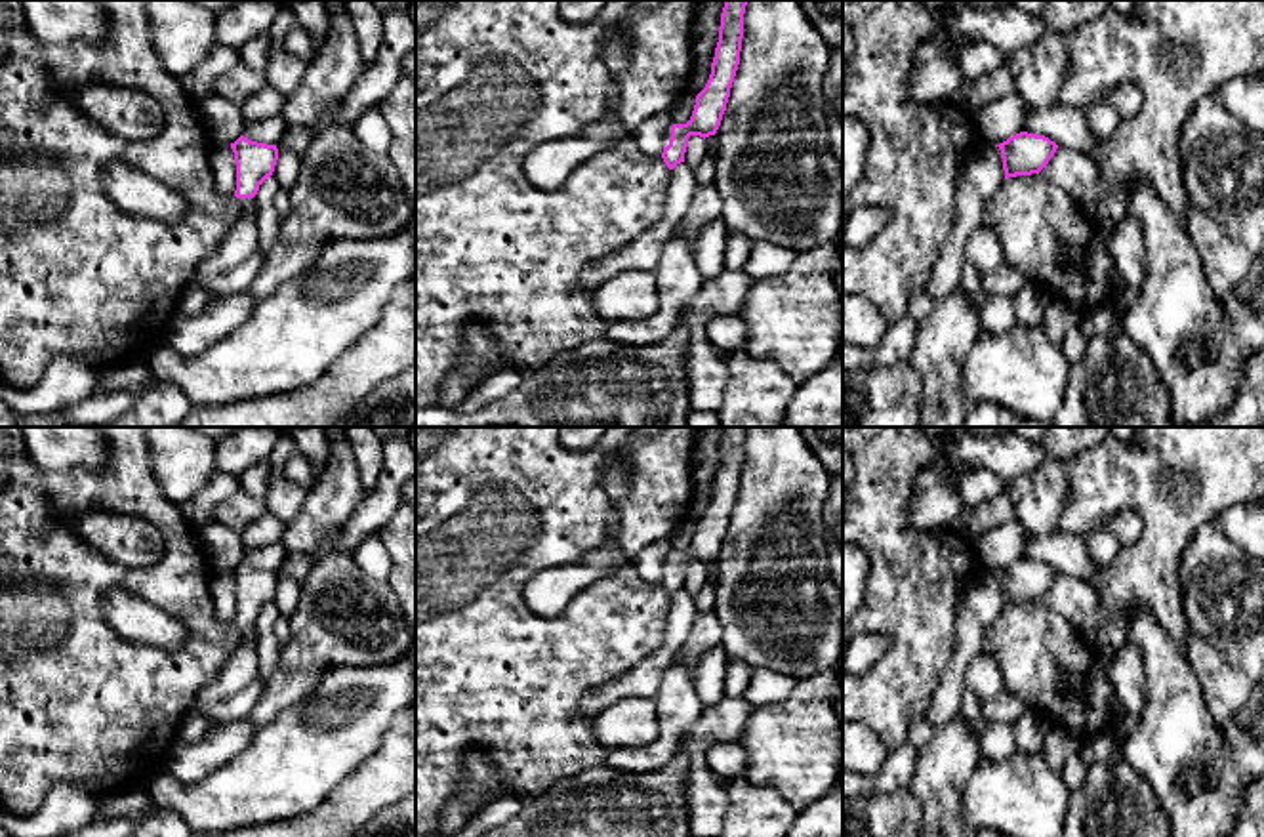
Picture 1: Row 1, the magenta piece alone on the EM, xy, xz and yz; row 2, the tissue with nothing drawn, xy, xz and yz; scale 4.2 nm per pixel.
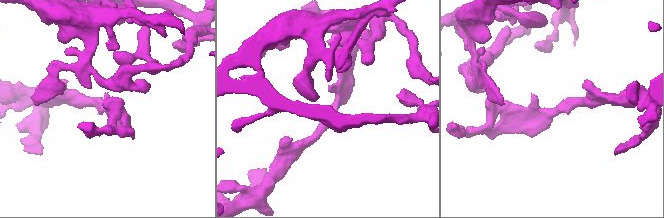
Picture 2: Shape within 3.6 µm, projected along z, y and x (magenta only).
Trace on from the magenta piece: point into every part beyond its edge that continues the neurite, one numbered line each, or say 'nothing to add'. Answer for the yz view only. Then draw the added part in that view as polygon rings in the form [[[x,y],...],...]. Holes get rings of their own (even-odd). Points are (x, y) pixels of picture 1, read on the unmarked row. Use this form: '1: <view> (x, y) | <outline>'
nothing to add

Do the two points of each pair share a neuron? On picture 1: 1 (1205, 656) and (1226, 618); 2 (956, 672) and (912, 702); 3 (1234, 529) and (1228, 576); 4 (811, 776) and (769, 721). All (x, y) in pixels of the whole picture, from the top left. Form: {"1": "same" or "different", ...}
{"1": "different", "2": "different", "3": "different", "4": "same"}

